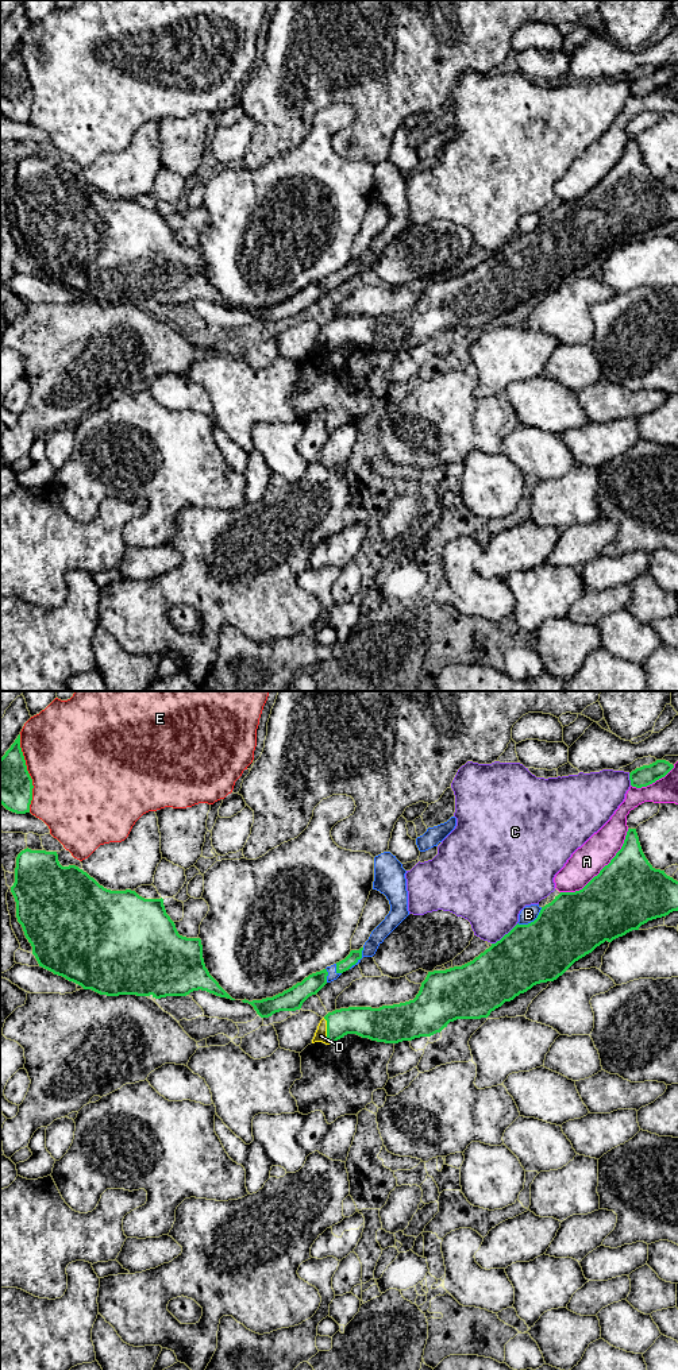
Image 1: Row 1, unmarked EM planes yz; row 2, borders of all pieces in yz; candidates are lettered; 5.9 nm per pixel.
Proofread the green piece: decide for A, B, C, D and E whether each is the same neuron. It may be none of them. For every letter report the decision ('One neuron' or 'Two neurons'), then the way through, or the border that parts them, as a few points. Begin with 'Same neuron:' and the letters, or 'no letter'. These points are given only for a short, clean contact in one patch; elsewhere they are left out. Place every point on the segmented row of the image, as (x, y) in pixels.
Same neuron: B, D
A: Two neurons
B: One neuron
C: Two neurons
D: One neuron. Path across: yz (366, 1022), (339, 1022), (327, 1030), (320, 1035)
E: Two neurons

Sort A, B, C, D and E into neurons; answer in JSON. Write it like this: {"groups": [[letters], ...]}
{"groups": [["A"], ["B", "D"], ["C"], ["E"]]}

